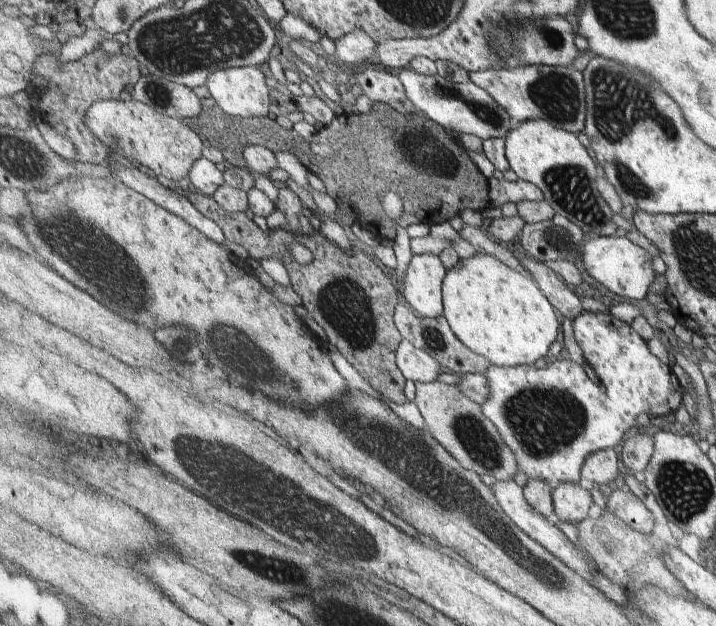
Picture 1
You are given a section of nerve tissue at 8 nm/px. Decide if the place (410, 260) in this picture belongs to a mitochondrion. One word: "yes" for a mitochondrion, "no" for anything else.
no

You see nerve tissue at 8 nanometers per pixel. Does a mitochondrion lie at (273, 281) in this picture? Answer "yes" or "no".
no

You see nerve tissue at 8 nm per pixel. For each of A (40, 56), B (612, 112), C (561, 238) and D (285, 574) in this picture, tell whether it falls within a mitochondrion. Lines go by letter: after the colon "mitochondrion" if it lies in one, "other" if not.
A: other
B: mitochondrion
C: mitochondrion
D: mitochondrion

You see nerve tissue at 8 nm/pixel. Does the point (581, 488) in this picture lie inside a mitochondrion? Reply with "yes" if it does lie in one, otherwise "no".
no

